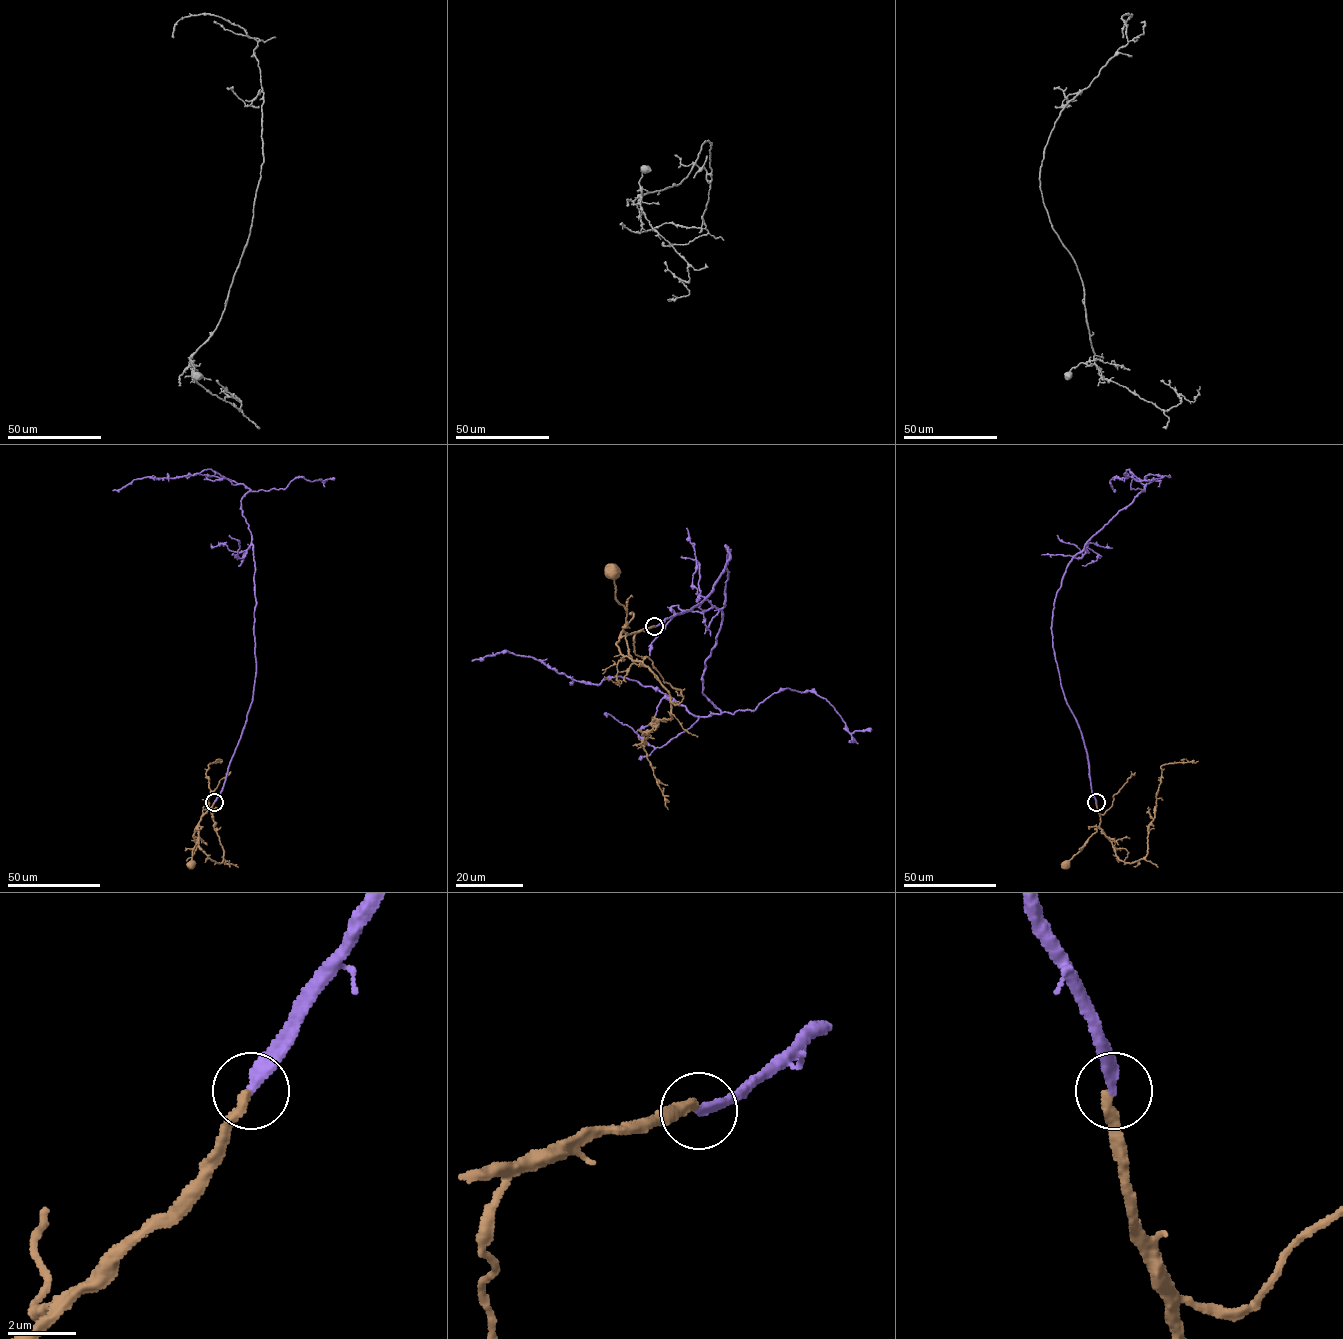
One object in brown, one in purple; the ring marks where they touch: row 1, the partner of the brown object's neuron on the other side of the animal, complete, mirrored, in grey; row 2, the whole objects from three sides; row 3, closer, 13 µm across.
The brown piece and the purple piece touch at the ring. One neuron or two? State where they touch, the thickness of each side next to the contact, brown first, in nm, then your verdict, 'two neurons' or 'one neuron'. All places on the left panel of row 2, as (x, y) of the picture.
at (214, 802); 280 nm thick on the brown side, 320 nm on the other; two neurons

